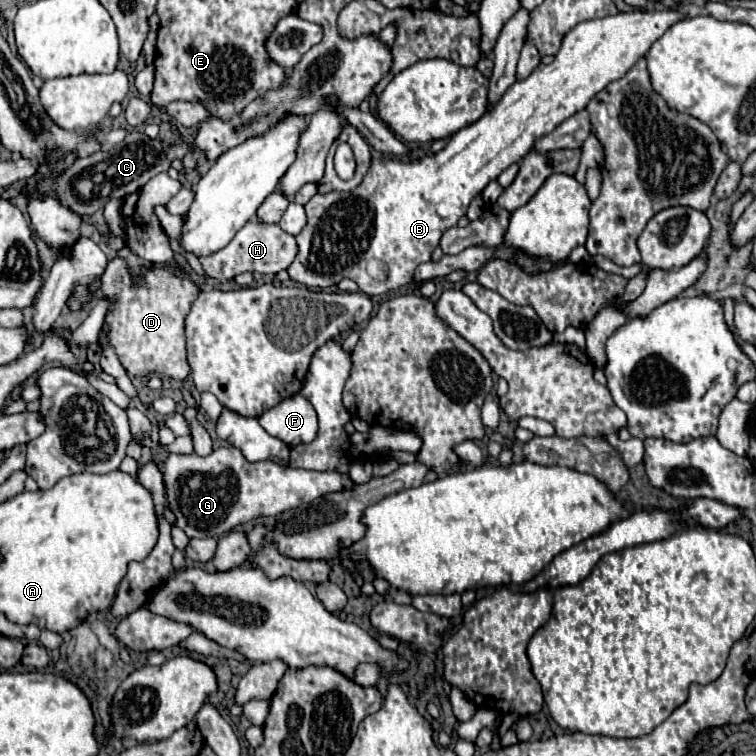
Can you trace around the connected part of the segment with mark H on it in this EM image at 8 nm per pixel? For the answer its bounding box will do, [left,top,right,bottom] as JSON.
[201,222,297,280]

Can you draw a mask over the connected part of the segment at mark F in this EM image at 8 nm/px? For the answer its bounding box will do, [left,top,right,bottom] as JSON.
[257,394,319,446]

